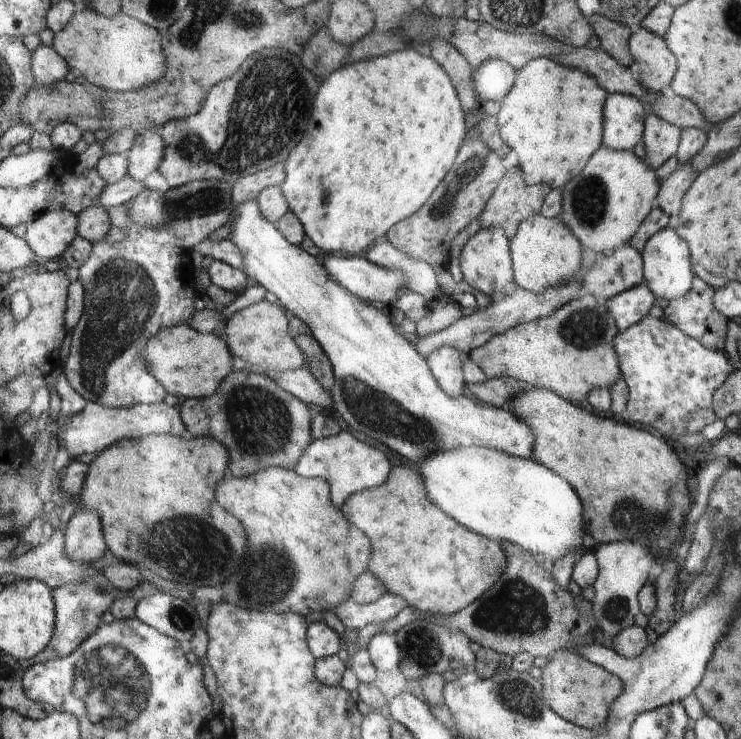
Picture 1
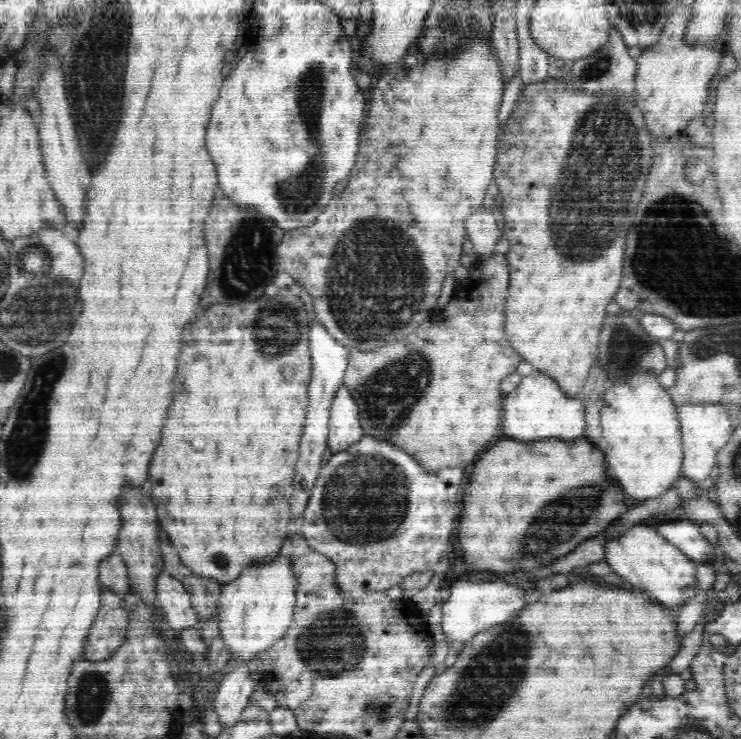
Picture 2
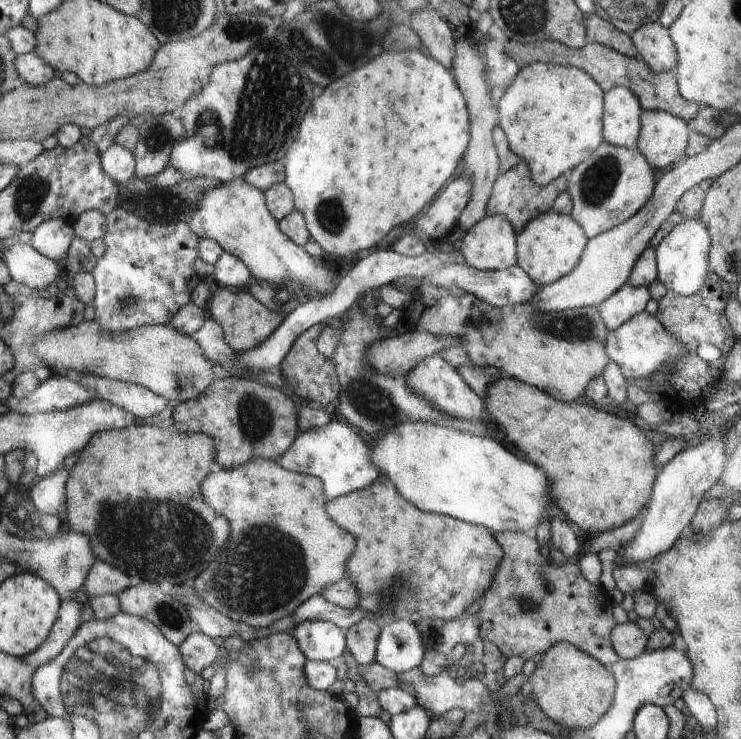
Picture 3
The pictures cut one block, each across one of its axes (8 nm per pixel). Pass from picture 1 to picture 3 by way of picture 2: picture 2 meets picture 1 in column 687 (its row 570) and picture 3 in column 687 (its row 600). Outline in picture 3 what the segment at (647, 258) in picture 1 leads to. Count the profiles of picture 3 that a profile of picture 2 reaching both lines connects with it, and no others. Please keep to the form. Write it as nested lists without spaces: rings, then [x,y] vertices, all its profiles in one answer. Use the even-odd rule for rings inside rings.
[[[683,220],[655,247],[657,256],[657,280],[666,290],[678,295],[691,296],[701,291],[709,273],[710,234],[706,226],[697,220]]]

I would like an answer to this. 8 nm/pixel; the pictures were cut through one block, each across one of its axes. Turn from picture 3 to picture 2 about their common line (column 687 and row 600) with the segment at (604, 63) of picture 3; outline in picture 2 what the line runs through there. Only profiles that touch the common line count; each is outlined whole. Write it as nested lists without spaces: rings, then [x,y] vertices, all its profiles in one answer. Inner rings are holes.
[[[102,589],[99,612],[83,644],[82,658],[102,661],[123,644],[127,636],[127,615],[121,599],[109,589]]]

